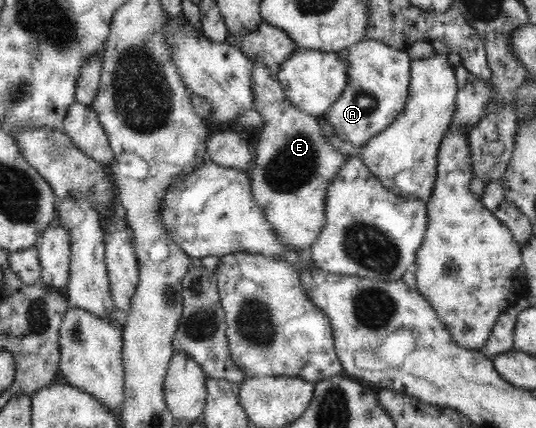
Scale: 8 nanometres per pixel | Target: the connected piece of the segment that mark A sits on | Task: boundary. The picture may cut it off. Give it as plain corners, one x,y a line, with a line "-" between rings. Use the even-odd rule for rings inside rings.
368,38
340,52
347,59
348,85
324,113
323,120
332,125
334,133
342,140
360,147
390,125
404,109
412,79
412,61
407,50
398,51

